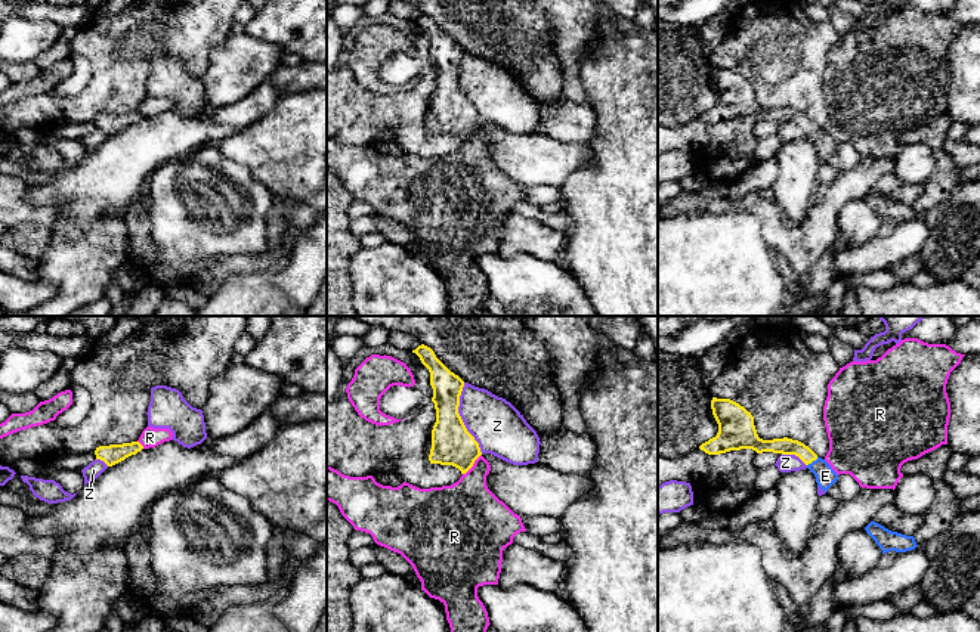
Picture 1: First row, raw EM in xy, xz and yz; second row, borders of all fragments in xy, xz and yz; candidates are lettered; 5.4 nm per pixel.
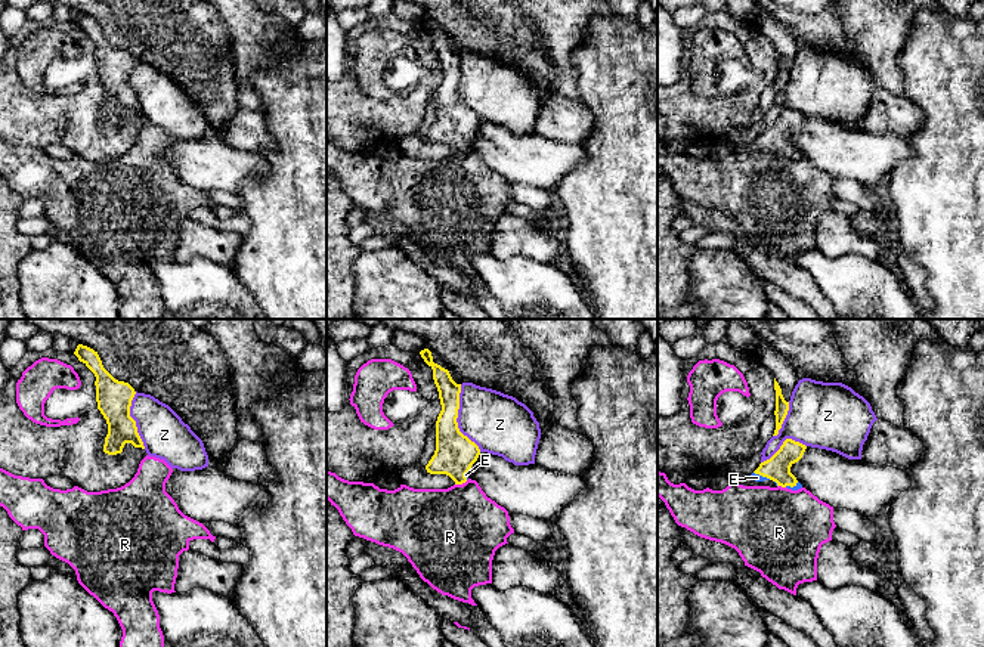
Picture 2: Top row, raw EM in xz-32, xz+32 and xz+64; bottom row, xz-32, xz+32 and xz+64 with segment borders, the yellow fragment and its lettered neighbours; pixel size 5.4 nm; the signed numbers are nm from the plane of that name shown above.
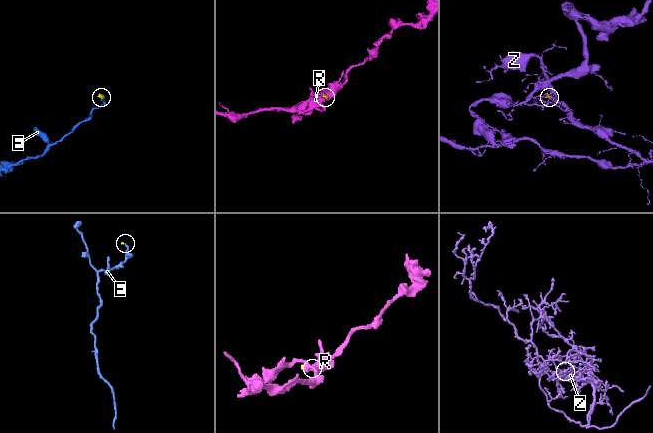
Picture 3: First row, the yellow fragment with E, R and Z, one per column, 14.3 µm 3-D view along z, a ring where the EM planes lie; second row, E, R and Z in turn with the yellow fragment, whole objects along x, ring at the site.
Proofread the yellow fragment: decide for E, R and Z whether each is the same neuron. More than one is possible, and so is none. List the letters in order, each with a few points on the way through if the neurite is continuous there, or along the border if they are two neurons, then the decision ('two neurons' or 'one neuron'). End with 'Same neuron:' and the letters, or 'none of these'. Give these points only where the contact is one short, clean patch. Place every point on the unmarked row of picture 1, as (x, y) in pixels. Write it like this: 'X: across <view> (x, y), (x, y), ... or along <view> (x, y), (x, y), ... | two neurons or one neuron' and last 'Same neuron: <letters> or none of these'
E: across yz (787, 115), (800, 118), (812, 130), (825, 145) | one neuron
R: along xz (481, 123), (463, 143) | two neurons
Z: two neurons
Same neuron: E

